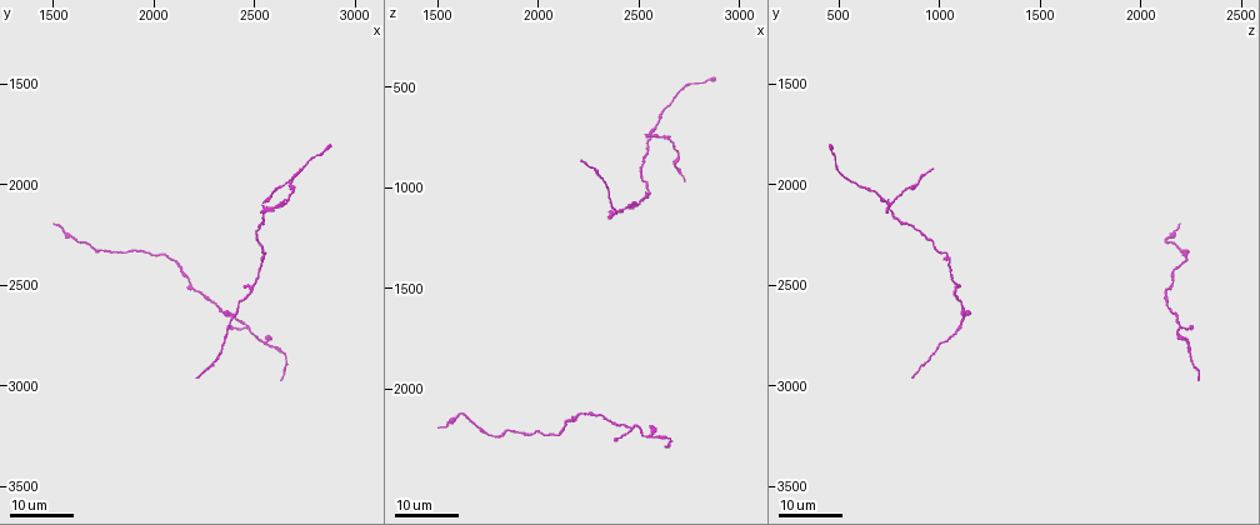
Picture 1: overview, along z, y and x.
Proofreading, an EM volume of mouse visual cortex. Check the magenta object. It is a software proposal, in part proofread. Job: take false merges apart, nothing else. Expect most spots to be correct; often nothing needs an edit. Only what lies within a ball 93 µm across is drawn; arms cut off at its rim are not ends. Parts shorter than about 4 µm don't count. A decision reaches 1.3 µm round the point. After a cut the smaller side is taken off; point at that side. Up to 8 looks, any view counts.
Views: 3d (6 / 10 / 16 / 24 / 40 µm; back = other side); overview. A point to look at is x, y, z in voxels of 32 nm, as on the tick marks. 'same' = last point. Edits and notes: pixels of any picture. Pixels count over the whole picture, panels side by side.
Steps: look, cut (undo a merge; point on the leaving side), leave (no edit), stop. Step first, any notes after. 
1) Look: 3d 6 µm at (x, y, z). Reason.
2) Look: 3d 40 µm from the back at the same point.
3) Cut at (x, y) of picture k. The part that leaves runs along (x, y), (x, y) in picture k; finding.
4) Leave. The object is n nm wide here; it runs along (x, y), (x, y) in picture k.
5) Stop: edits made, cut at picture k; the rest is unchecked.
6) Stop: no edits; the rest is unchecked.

Look: 3d 24 µm at (2580, 2810, 2230). Three-way junction.

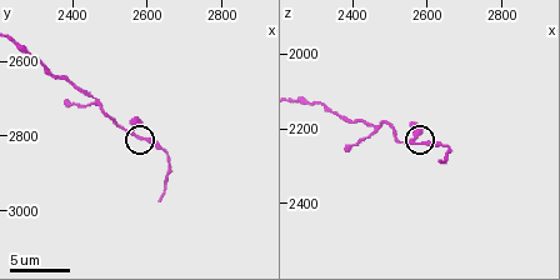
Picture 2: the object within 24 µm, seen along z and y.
Look: 3d 6 µm at (2580, 2810, 2240).

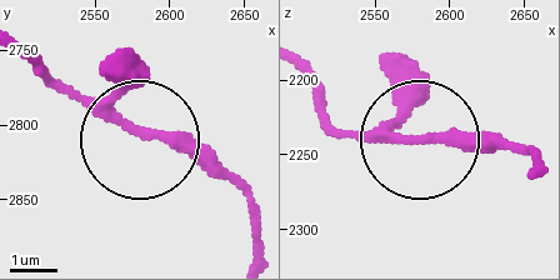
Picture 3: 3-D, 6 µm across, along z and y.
Leave. The object is 190 nm wide here; continuous, no second cell.

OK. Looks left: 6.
Look: 3d 24 µm at (2390, 2670, 1110). Two arms in line, one across.

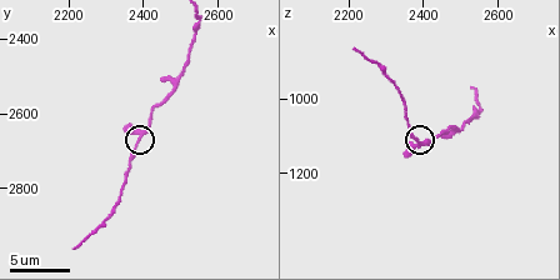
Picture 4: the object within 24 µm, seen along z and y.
Look: 3d 10 µm at (2390, 2670, 1120). Zoom in.

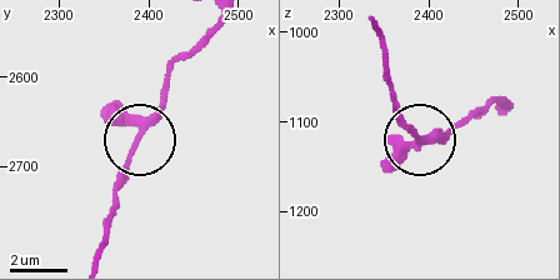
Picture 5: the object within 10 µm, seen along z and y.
Leave. The side arm is 15 µm long; it runs along (388, 170), (419, 144), (395, 115) in picture 5; one cell here.

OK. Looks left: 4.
Look: 3d 24 µm at (2550, 2120, 740). Arms part here.

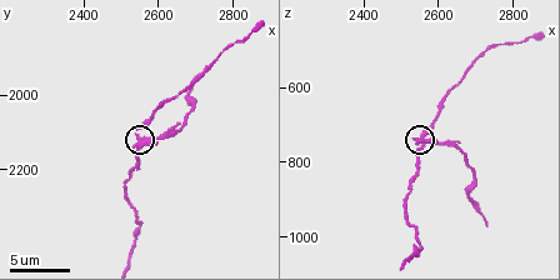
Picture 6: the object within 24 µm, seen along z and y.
Look: 3d 6 µm at (2550, 2130, 740).

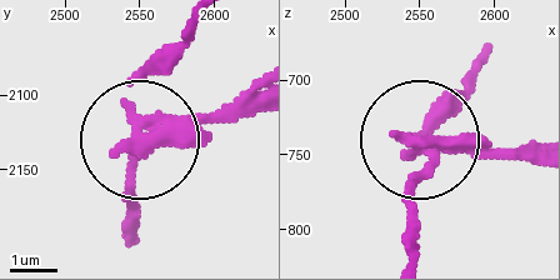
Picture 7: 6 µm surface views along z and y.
Cut at (229, 110) of picture 7. The side arm is 13 µm long; 3 arms meet here; a second cell is stuck on.

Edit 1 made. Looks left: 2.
Look: 3d 16 µm at (2530, 2400, 1050). Thick turns thin.

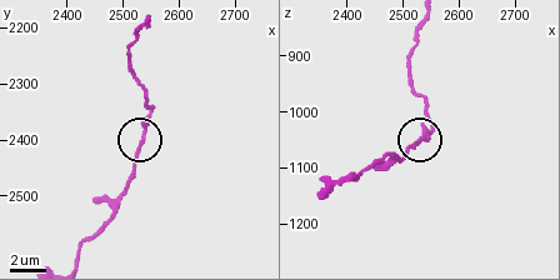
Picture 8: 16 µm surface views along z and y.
Look: 3d 16 µm from the back at (2530, 2410, 1055).

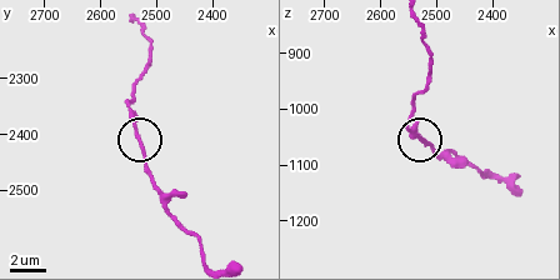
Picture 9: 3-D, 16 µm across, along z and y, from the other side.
Leave. Continuous, no second cell.

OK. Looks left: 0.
Stop: edits made, cut at picture 7; the rest is unchecked.

